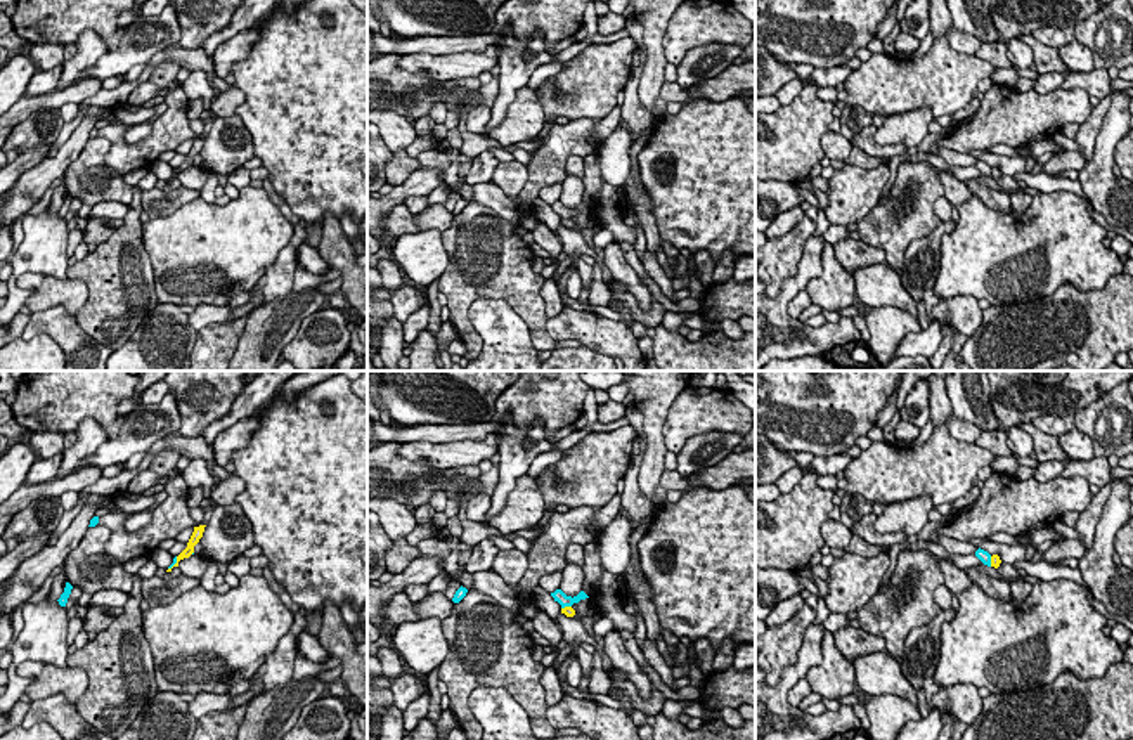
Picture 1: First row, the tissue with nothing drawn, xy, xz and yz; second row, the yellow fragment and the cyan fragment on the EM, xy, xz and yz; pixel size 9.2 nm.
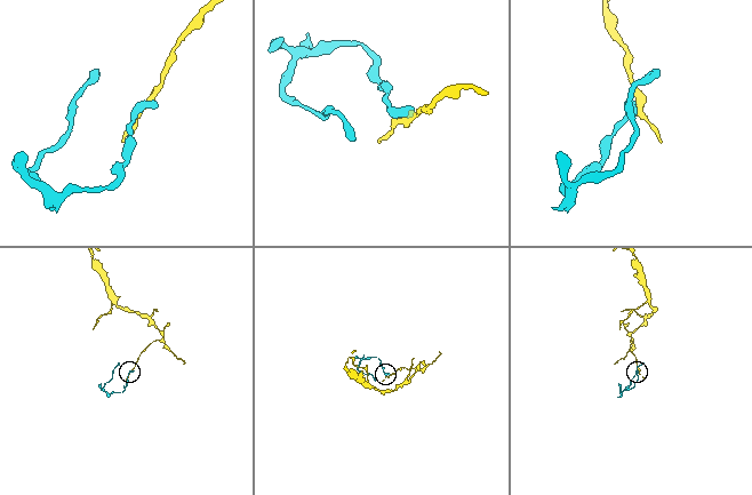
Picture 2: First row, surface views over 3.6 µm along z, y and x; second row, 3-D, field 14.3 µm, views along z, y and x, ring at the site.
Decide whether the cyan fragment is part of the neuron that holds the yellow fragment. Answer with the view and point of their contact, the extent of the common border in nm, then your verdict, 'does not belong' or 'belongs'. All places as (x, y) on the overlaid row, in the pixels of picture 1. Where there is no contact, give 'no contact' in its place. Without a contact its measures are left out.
meets yellow in xy at (175, 564); contact 150 nm long; does not belong

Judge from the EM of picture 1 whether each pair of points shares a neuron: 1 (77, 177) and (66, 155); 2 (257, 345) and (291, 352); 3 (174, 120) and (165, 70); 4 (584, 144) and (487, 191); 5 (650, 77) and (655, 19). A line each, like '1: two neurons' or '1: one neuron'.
1: two neurons
2: two neurons
3: two neurons
4: one neuron
5: one neuron

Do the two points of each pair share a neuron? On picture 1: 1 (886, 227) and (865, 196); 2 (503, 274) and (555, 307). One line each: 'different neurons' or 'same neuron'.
1: different neurons
2: different neurons

